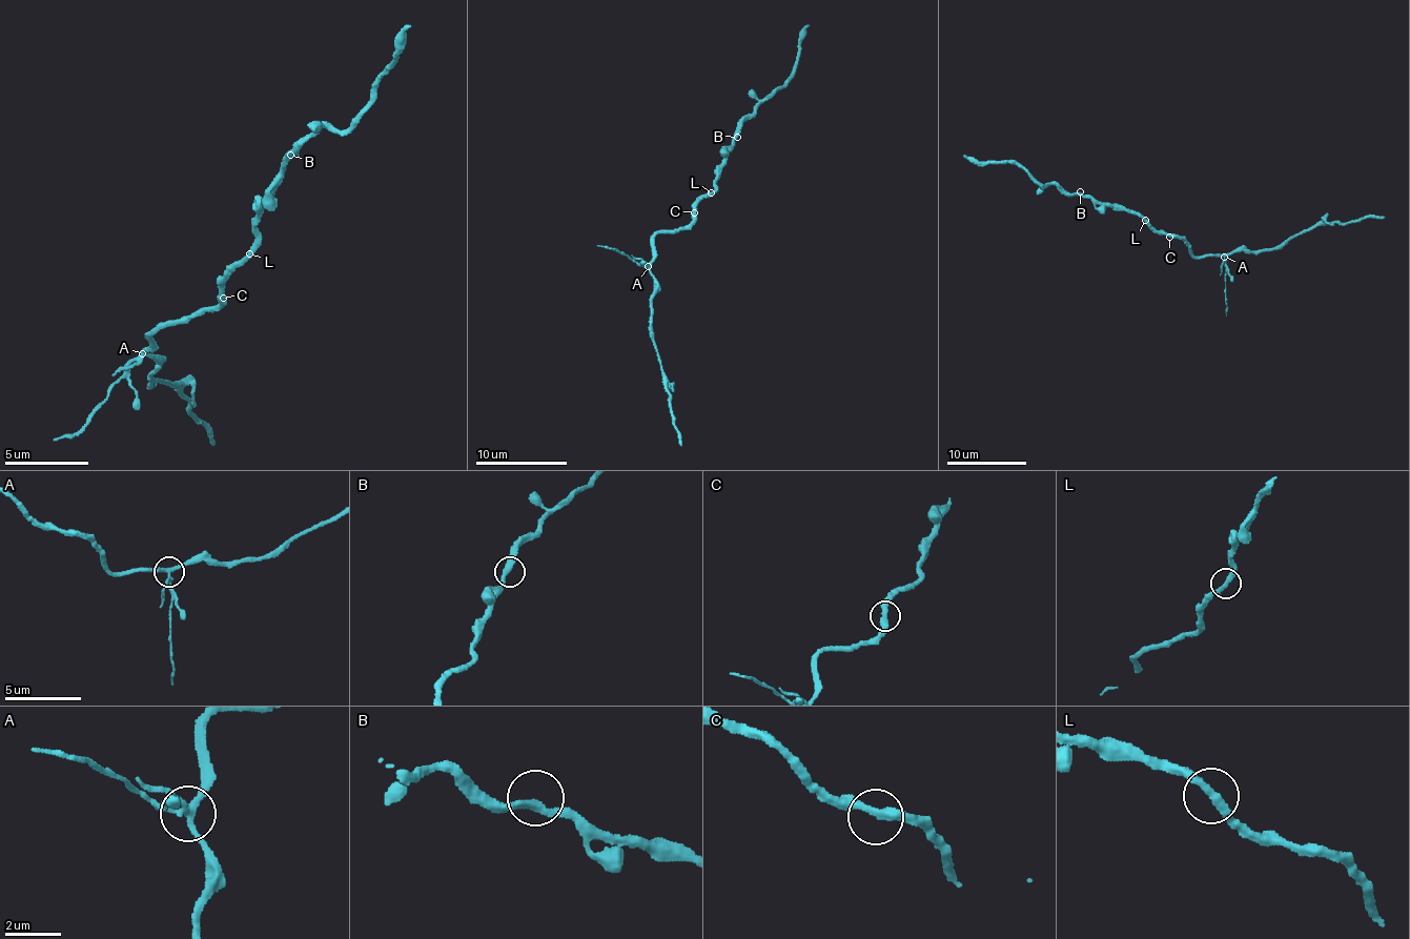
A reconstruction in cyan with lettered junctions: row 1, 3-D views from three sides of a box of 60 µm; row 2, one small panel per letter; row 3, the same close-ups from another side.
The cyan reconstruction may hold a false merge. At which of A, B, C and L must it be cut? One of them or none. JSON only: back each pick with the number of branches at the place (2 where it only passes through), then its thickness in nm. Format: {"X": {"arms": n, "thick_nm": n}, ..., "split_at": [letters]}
{"A": {"arms": 4, "thick_nm": 240}, "split_at": ["A"]}

